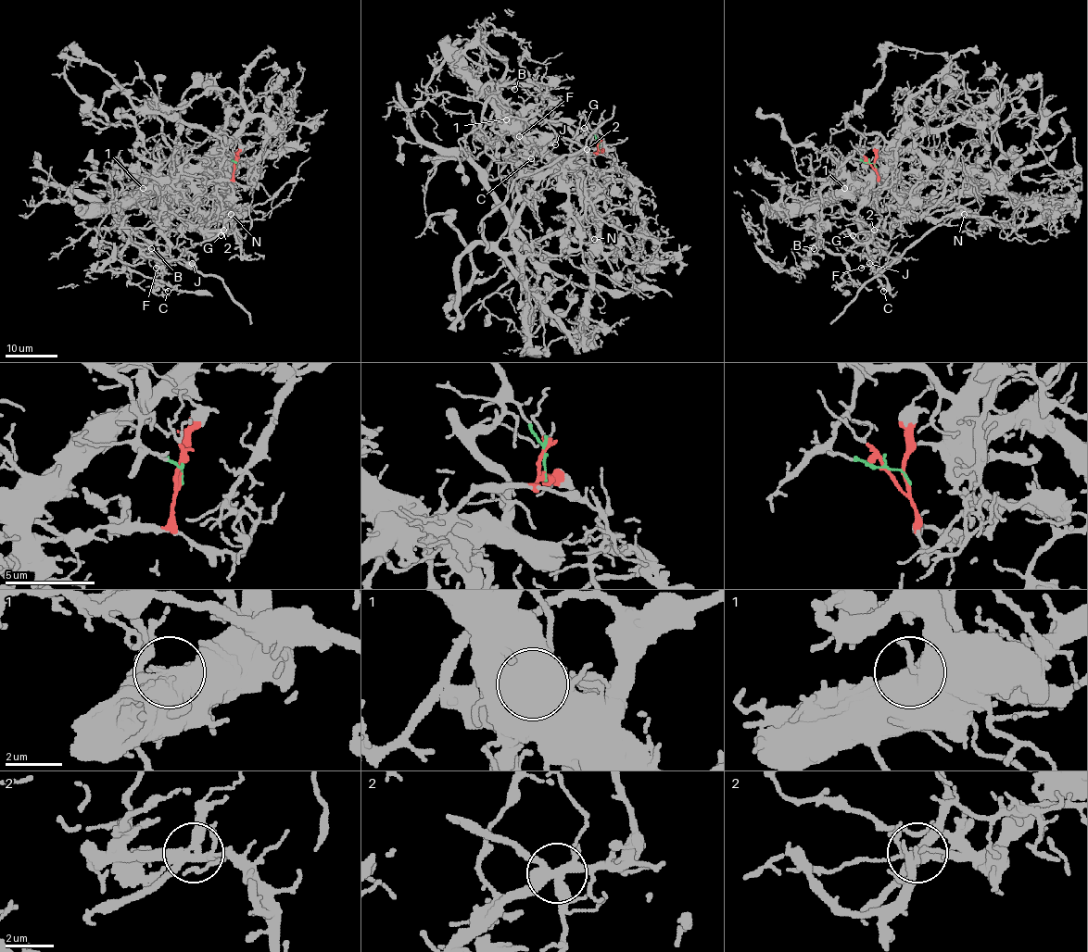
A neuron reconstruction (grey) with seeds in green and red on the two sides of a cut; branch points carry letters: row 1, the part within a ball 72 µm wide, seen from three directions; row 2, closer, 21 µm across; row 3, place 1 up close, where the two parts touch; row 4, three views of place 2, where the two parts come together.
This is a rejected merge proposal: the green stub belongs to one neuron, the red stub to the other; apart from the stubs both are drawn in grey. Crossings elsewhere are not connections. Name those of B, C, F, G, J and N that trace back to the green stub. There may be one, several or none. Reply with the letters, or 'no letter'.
B, C, F, G, J, N

